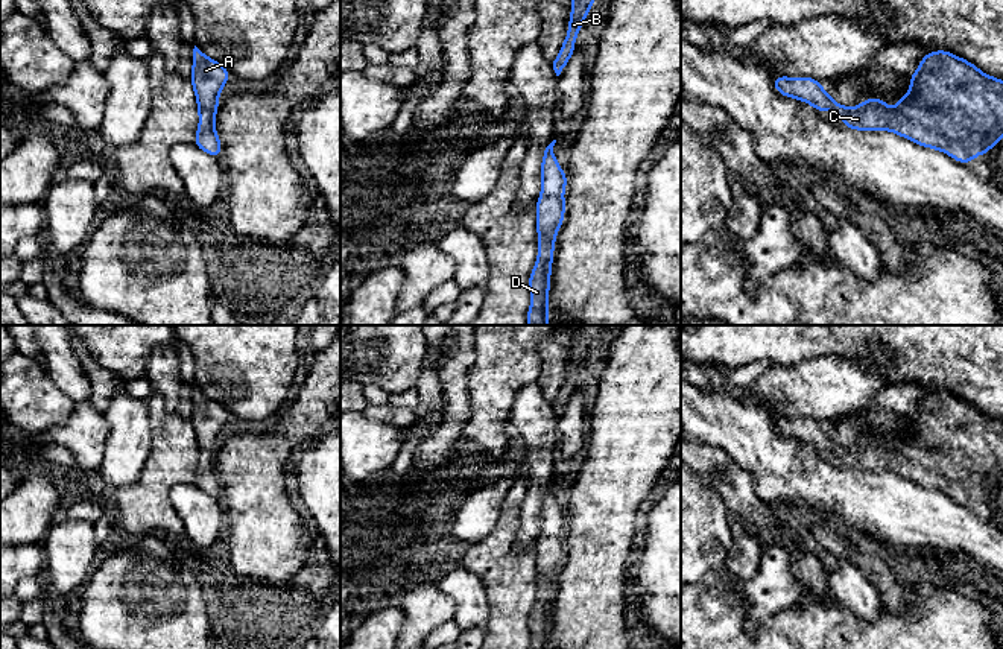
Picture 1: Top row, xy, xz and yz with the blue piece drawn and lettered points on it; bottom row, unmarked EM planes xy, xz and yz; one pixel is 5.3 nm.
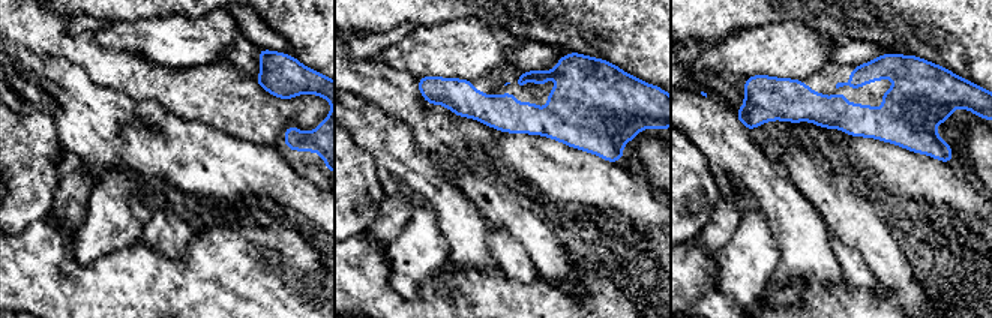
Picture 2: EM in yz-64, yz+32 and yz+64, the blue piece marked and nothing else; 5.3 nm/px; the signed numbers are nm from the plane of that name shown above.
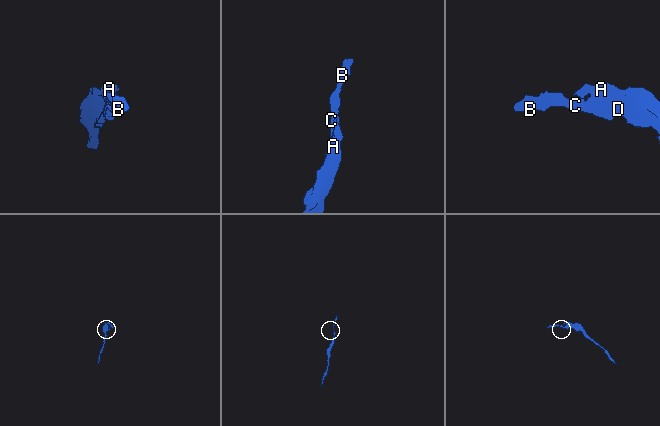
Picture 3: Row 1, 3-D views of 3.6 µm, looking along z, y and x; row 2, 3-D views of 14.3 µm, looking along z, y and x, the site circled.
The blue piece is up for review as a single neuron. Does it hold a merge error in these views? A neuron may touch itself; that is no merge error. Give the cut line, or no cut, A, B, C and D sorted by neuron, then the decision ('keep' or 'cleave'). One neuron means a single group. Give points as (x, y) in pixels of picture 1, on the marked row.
no cut | A B C D | keep

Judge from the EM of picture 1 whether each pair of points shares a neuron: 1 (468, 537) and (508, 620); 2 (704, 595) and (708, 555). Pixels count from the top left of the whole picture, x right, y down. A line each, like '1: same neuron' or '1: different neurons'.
1: different neurons
2: different neurons

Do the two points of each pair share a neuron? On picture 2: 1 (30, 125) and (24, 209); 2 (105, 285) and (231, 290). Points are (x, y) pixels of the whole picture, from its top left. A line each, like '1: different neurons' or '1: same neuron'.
1: same neuron
2: same neuron

